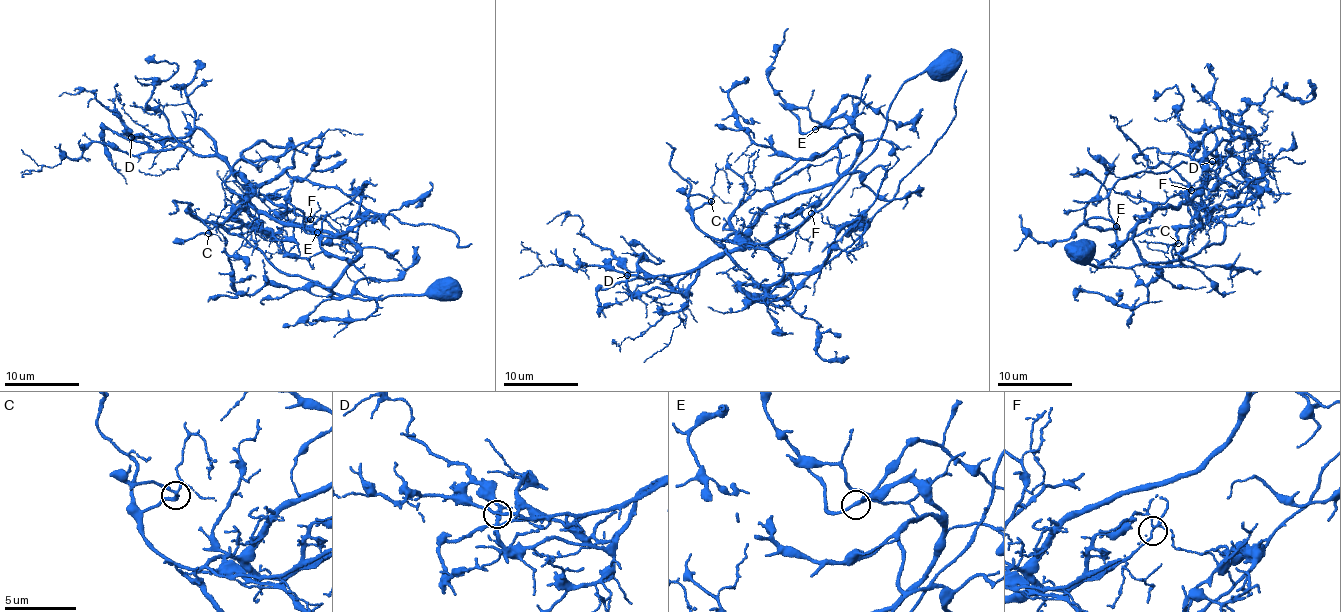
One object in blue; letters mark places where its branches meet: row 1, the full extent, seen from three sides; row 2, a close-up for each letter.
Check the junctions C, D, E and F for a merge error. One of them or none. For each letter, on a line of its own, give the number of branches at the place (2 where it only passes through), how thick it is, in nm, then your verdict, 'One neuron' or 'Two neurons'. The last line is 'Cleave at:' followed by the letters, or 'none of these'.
C: Branches: 4. Thickness 180 nm. One neuron
D: Branches: 4. Thickness 220 nm. One neuron
E: Branches: 4. Thickness 220 nm. One neuron
F: Branches: 4. Thickness 130 nm. Two neurons
Cleave at: F

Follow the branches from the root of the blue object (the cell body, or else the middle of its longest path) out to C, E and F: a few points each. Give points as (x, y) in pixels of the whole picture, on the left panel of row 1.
C: (447, 292), (343, 298), (282, 272), (245, 239), (193, 213), (208, 233)
E: (447, 292), (445, 297), (393, 295), (381, 301), (330, 297), (333, 285), (355, 259), (327, 252), (317, 232)
F: (447, 292), (343, 298), (282, 272), (223, 225), (257, 194), (310, 218)

